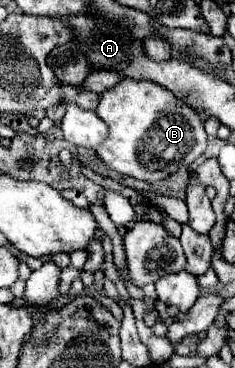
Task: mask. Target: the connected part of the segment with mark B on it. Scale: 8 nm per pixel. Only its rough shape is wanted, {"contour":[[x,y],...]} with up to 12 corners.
{"contour":[[122,79],[96,109],[106,167],[162,181],[206,151],[202,119],[150,81]]}

